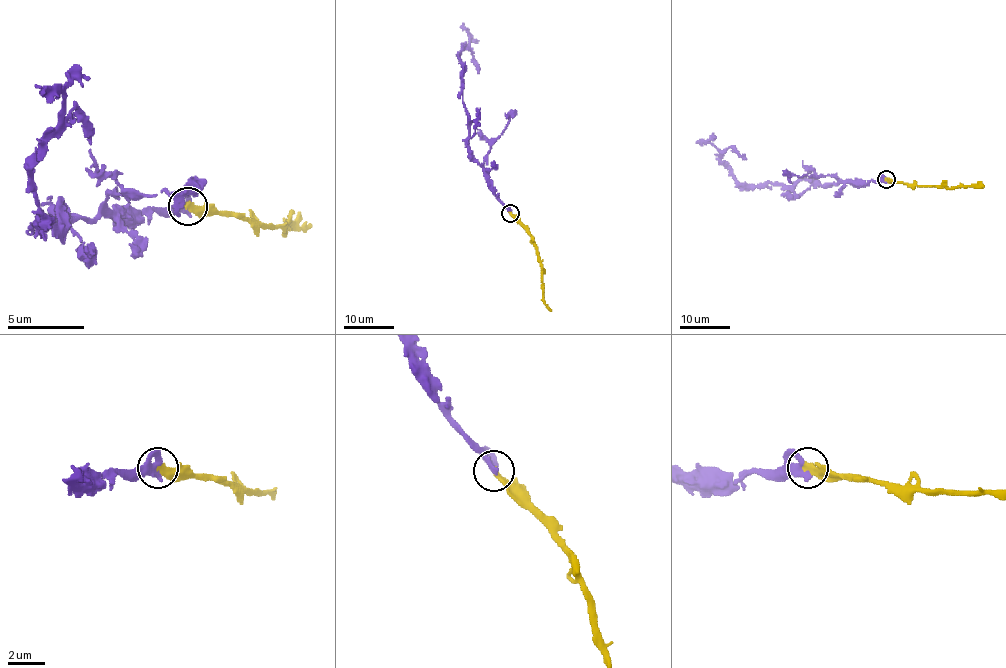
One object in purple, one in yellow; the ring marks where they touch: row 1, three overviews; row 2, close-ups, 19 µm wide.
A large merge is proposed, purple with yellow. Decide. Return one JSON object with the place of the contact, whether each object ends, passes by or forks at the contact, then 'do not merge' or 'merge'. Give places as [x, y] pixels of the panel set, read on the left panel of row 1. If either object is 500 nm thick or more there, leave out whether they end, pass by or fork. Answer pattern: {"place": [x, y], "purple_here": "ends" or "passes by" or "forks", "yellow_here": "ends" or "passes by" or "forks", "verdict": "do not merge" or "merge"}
{"place": [188, 206], "purple_here": "ends", "yellow_here": "ends", "verdict": "merge"}

